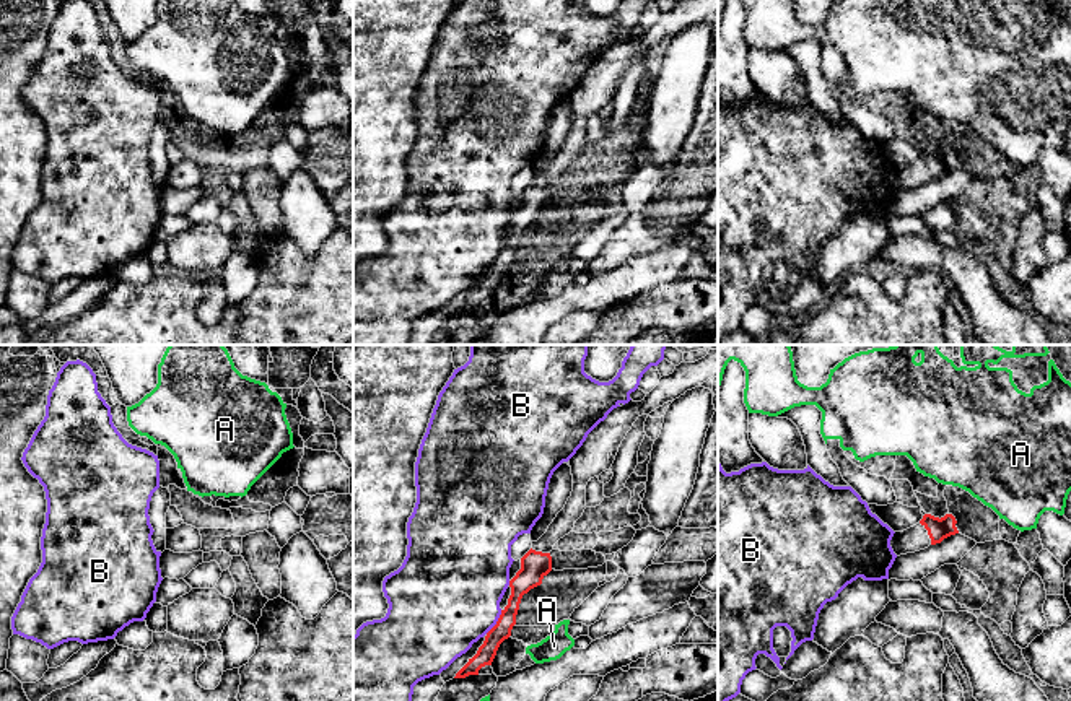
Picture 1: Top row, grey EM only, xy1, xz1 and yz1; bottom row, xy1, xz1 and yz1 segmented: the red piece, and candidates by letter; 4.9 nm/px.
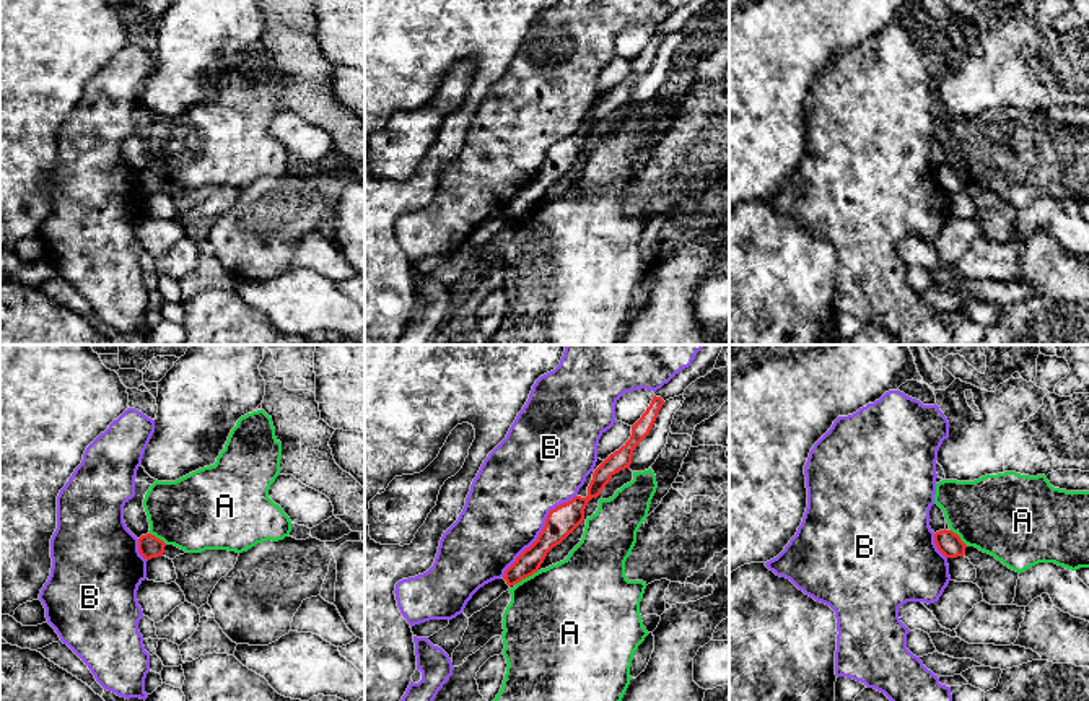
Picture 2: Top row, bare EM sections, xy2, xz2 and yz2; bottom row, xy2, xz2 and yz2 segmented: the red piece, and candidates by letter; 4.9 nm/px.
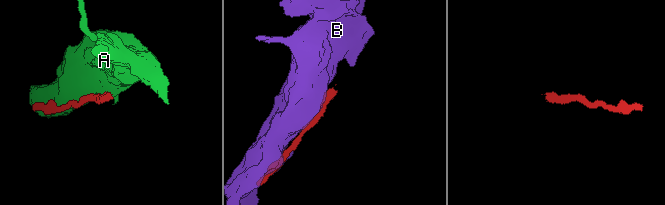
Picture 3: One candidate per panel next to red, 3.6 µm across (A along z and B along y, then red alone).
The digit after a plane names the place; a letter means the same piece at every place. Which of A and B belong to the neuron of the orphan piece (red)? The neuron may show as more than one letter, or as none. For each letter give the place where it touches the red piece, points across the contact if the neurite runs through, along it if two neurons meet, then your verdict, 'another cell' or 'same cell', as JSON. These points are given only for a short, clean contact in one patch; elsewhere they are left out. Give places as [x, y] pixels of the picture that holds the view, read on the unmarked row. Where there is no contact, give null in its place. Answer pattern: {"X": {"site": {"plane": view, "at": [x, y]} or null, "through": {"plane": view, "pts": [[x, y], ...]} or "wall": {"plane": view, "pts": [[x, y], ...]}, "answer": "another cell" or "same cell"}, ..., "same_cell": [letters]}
{"A": {"site": {"plane": "xz2", "at": [524, 213]}, "answer": "another cell"}, "B": {"site": {"plane": "xz2", "at": [541, 168]}, "answer": "another cell"}, "same_cell": []}

